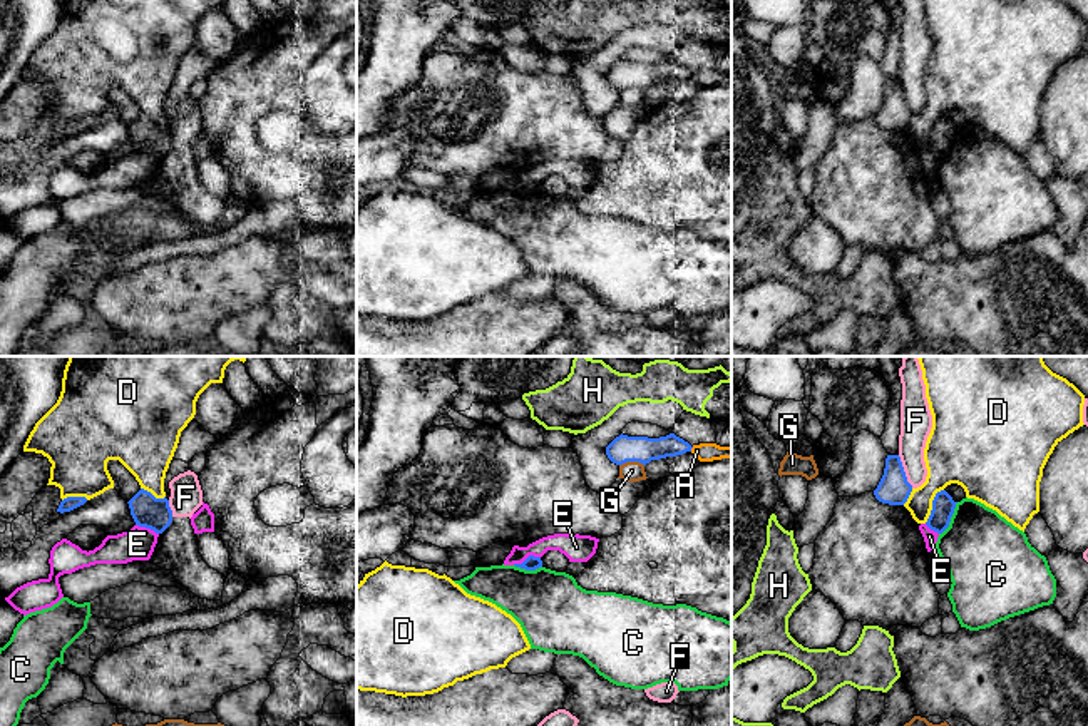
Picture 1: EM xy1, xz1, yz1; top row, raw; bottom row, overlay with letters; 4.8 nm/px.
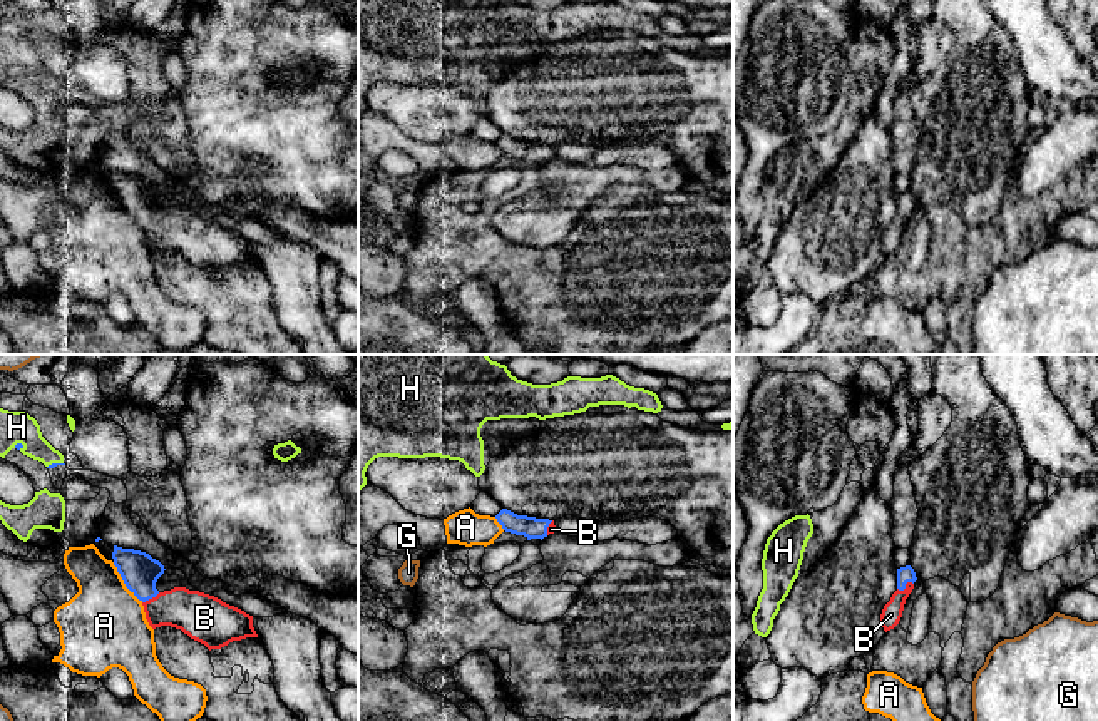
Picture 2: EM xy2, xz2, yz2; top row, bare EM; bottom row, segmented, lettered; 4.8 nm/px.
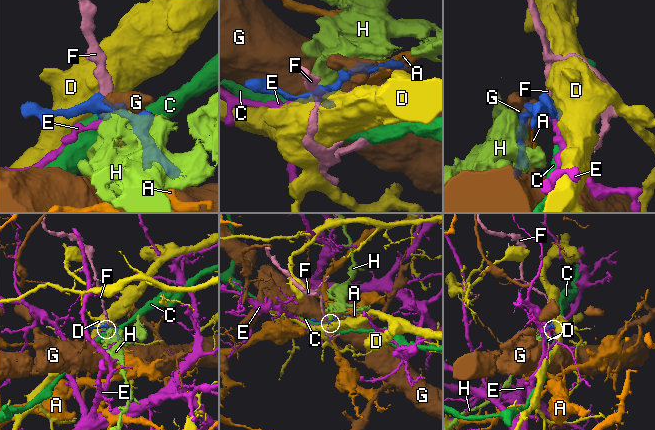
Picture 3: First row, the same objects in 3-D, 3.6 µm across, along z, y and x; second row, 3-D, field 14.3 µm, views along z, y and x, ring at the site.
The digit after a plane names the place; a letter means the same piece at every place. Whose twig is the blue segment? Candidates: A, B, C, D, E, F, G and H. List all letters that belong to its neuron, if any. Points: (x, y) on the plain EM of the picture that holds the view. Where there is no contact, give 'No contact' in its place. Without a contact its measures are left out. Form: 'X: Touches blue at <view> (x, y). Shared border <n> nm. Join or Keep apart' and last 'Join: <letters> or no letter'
A: Touches blue at xy2 (124, 208). Shared border 240 nm. Keep apart
B: Touches blue at yz2 (904, 211). Shared border 90 nm. Join
C: Touches blue at yz1 (949, 144). Shared border 180 nm. Keep apart
D: Touches blue at yz1 (933, 131). Shared border 190 nm. Keep apart
E: Touches blue at xz1 (526, 184). Shared border 140 nm. Keep apart
F: Touches blue at yz1 (904, 97). Shared border 180 nm. Keep apart
G: Touches blue at xz1 (631, 86). Shared border 120 nm. Keep apart
H: Touches blue at xy2 (19, 69). Shared border 60 nm. Keep apart
Join: B

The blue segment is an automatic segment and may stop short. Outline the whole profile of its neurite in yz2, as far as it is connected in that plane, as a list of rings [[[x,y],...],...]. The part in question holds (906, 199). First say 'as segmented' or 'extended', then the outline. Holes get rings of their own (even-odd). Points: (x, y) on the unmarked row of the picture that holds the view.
extended; [[[911,191],[897,194],[897,216],[892,219],[880,239],[880,248],[885,258],[899,249],[906,224],[912,217],[916,206],[917,202]]]

